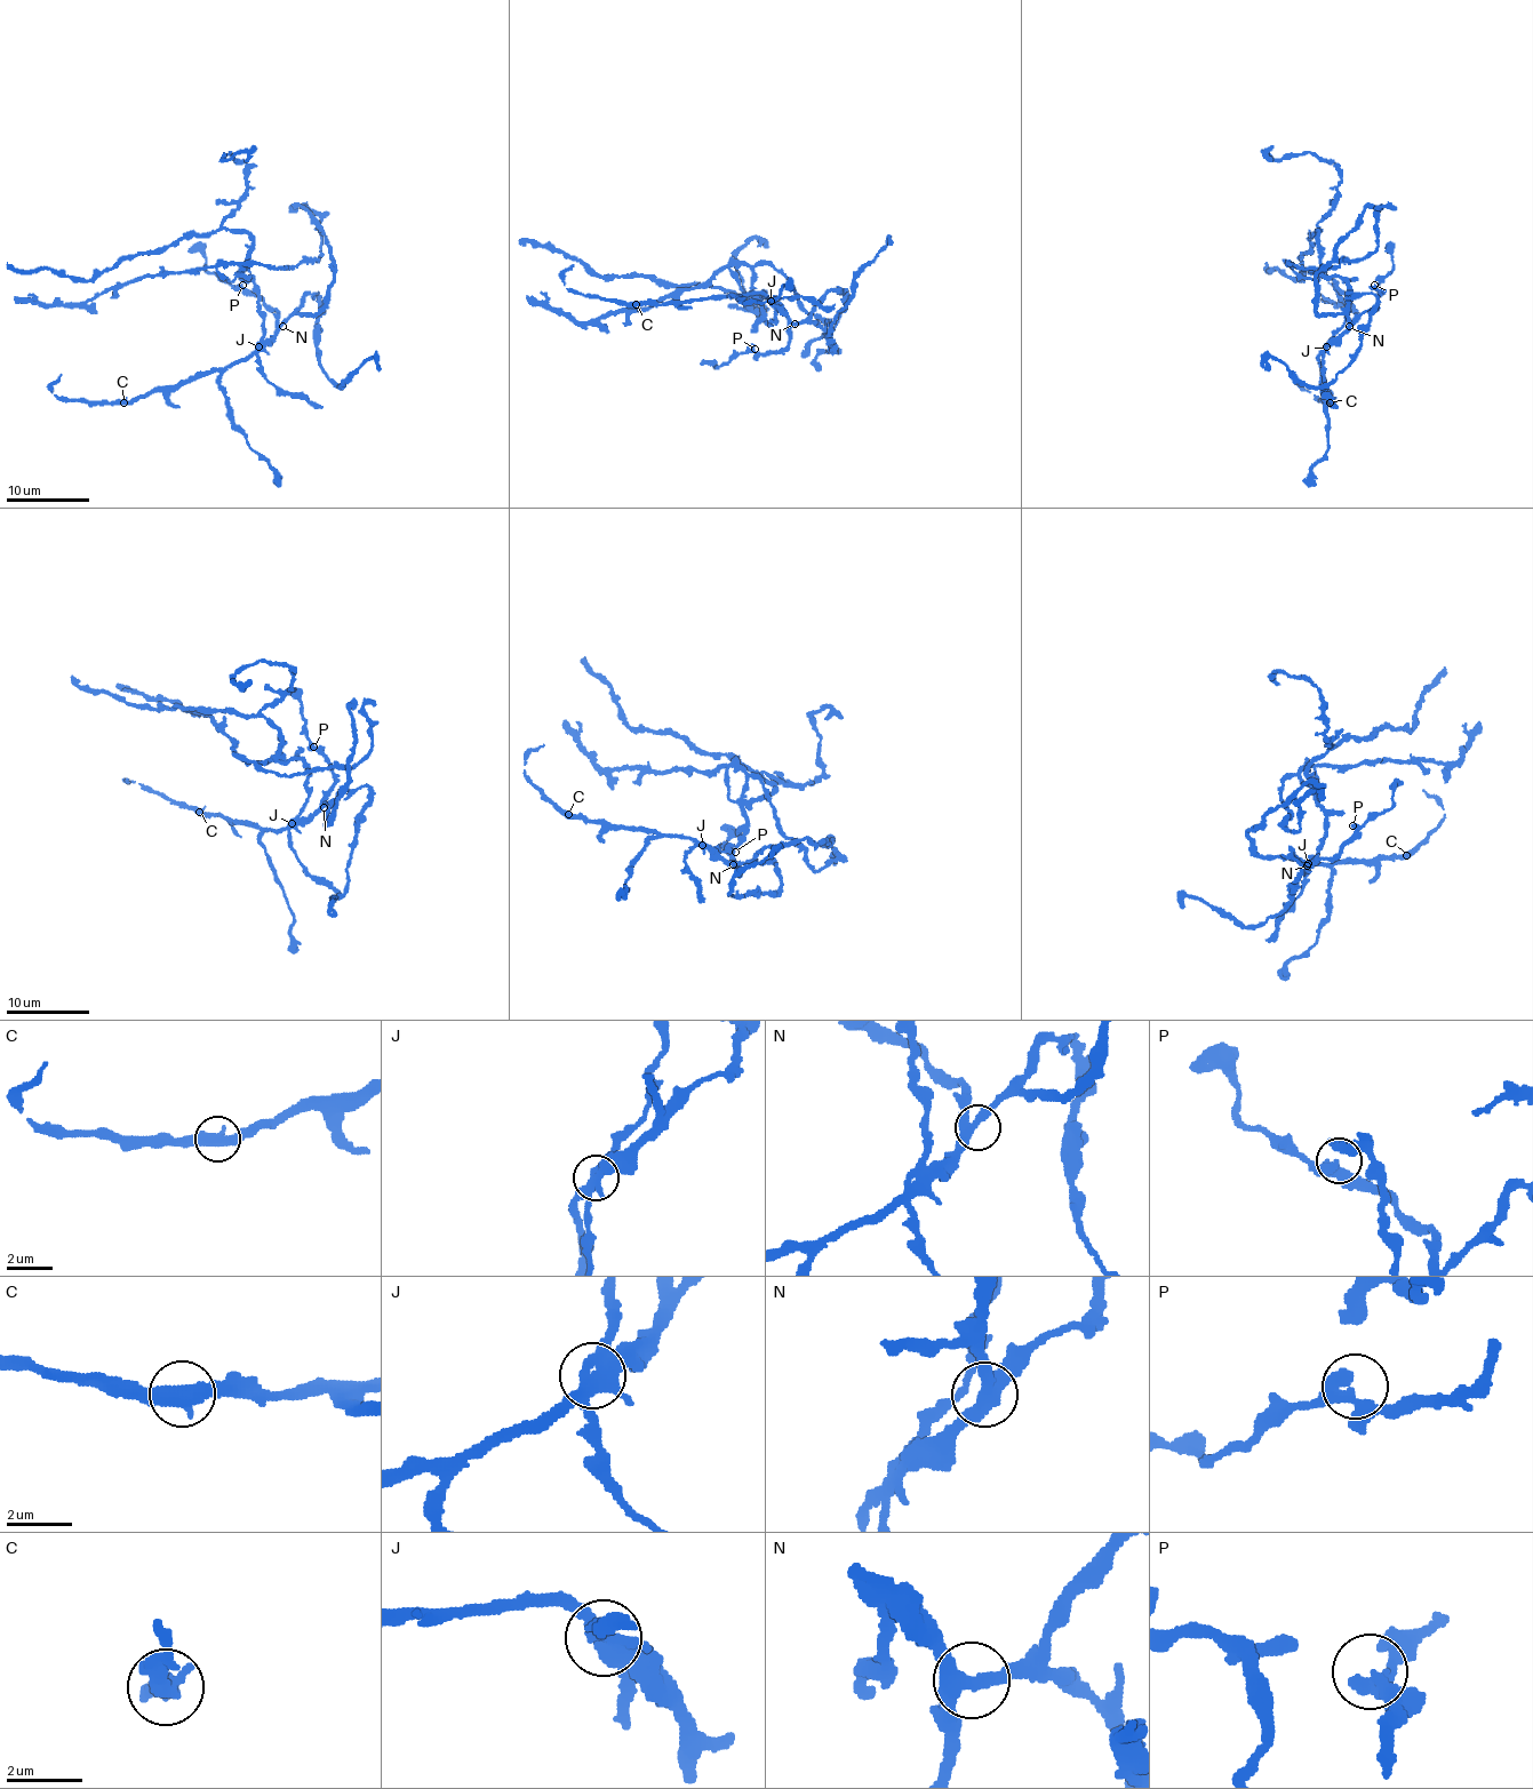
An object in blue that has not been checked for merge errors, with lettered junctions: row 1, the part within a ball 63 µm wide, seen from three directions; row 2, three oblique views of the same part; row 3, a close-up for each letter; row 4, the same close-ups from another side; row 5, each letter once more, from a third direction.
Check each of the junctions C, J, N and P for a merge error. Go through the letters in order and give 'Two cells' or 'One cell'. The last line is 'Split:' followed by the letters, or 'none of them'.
C: One cell
J: Two cells
N: One cell
P: One cell
Split: J

